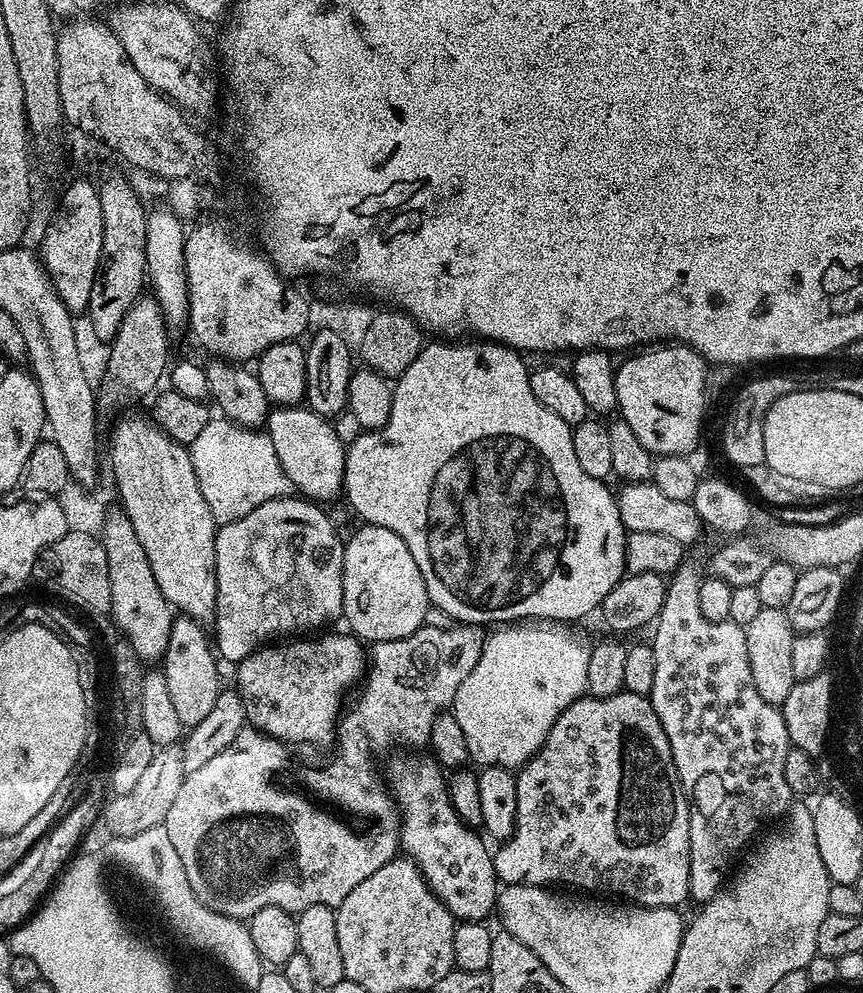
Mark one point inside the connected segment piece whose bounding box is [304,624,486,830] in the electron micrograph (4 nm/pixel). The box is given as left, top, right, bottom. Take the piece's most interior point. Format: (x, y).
(409, 681)

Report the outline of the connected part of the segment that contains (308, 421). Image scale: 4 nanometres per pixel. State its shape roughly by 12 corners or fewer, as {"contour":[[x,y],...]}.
{"contour":[[276,406],[266,431],[299,493],[341,495],[346,446],[307,406]]}

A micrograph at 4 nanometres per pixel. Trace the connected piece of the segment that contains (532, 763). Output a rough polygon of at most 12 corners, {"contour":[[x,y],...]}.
{"contour":[[581,696],[516,772],[501,885],[689,899],[649,697]]}

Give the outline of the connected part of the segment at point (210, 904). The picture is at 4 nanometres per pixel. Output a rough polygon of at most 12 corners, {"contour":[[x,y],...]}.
{"contour":[[238,730],[163,822],[210,910],[335,909],[398,856],[330,850],[329,809]]}

